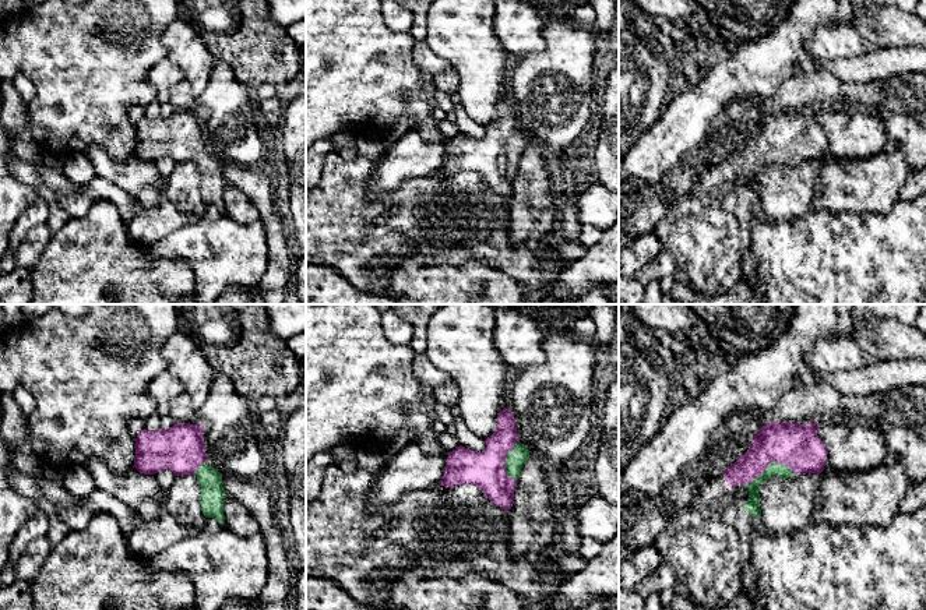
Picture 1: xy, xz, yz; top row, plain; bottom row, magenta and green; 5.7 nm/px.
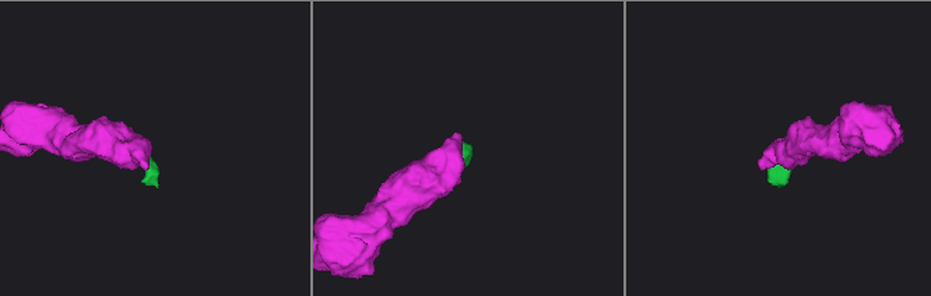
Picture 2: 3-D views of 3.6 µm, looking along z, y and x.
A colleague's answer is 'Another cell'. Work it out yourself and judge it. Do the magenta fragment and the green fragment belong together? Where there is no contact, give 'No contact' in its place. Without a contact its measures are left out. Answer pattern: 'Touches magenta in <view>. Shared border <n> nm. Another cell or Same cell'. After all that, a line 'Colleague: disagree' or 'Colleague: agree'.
Touches magenta in yz. Shared border 300 nm. Same cell
Colleague: disagree

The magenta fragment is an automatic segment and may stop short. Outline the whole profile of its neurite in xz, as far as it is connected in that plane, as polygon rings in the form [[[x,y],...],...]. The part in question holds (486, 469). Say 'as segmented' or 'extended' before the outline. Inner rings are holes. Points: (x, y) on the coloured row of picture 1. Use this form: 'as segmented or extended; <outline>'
extended; [[[504,408],[497,416],[497,430],[487,437],[482,452],[462,445],[448,452],[447,466],[440,486],[472,484],[479,487],[492,504],[511,509],[521,469],[529,455],[518,441],[511,410]]]

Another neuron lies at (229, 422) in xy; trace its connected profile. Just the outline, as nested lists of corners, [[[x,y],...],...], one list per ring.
[[[216,374],[207,401],[197,410],[204,426],[207,462],[222,476],[253,480],[264,469],[256,440],[253,403],[237,394],[232,380]]]

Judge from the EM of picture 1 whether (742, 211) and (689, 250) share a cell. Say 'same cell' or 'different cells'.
same cell

